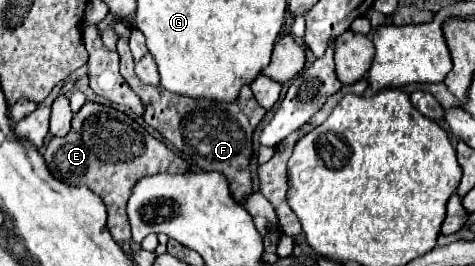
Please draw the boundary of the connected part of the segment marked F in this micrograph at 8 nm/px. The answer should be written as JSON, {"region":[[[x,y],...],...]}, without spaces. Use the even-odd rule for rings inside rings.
{"region":[[[120,36],[116,44],[116,52],[120,54],[120,74],[130,84],[130,88],[142,98],[146,106],[144,120],[152,128],[156,128],[166,142],[170,142],[184,158],[192,160],[204,172],[220,172],[228,180],[232,188],[232,196],[242,200],[252,192],[248,162],[252,154],[252,132],[258,122],[264,118],[266,110],[258,106],[252,98],[248,86],[244,86],[234,102],[212,102],[208,98],[188,98],[178,96],[162,86],[148,86],[140,82],[134,74],[134,58],[128,48],[128,38]]]}

